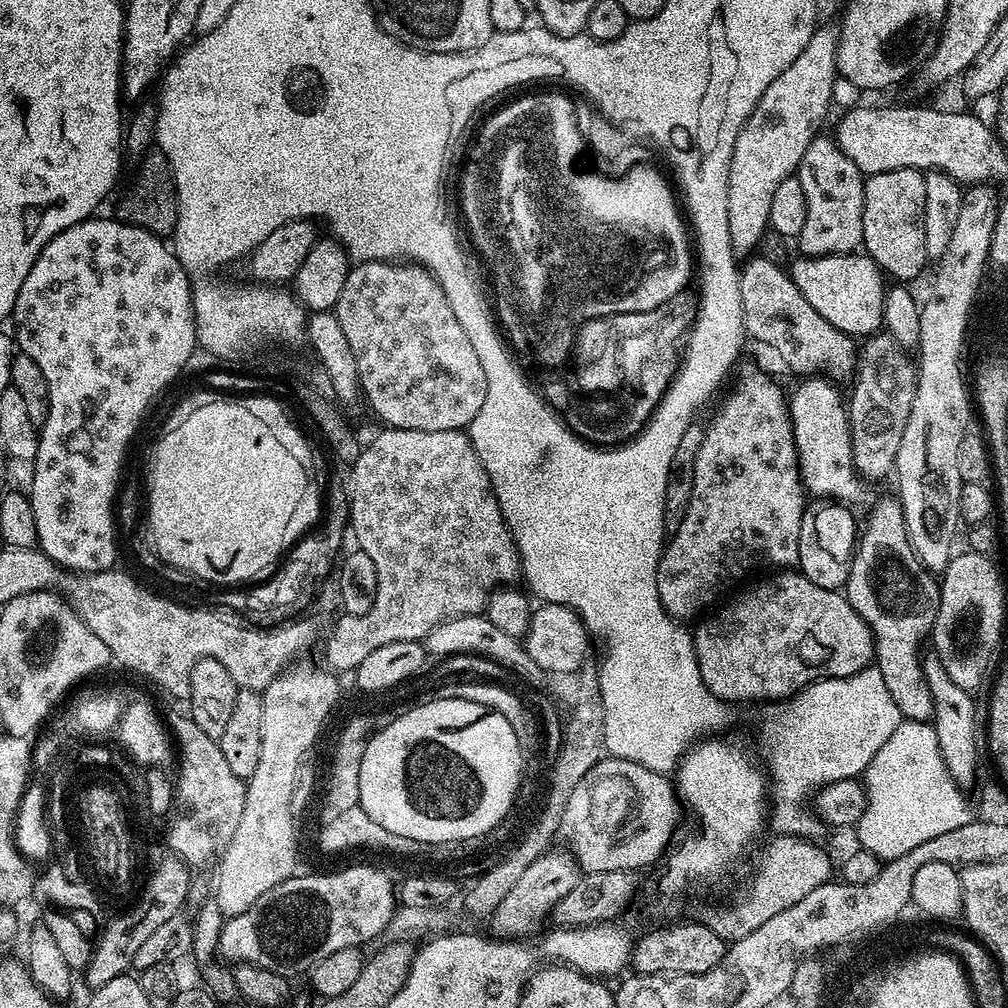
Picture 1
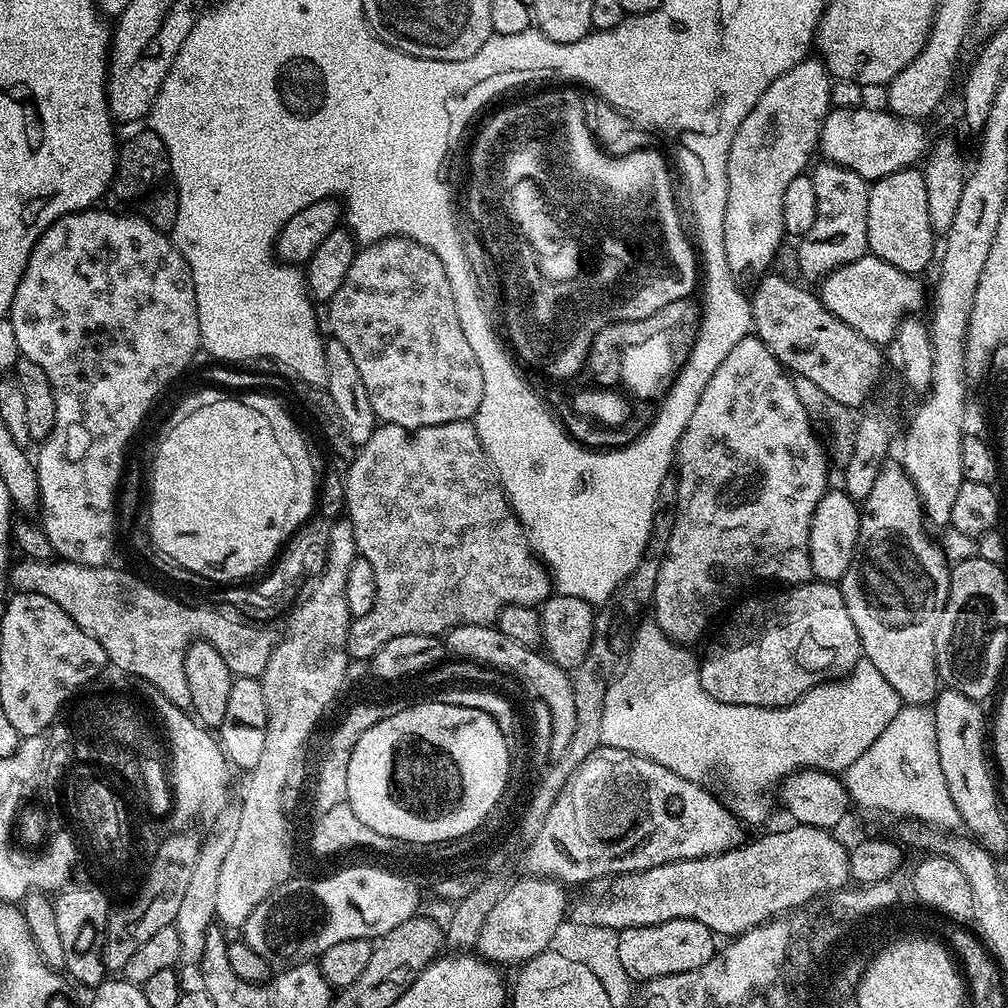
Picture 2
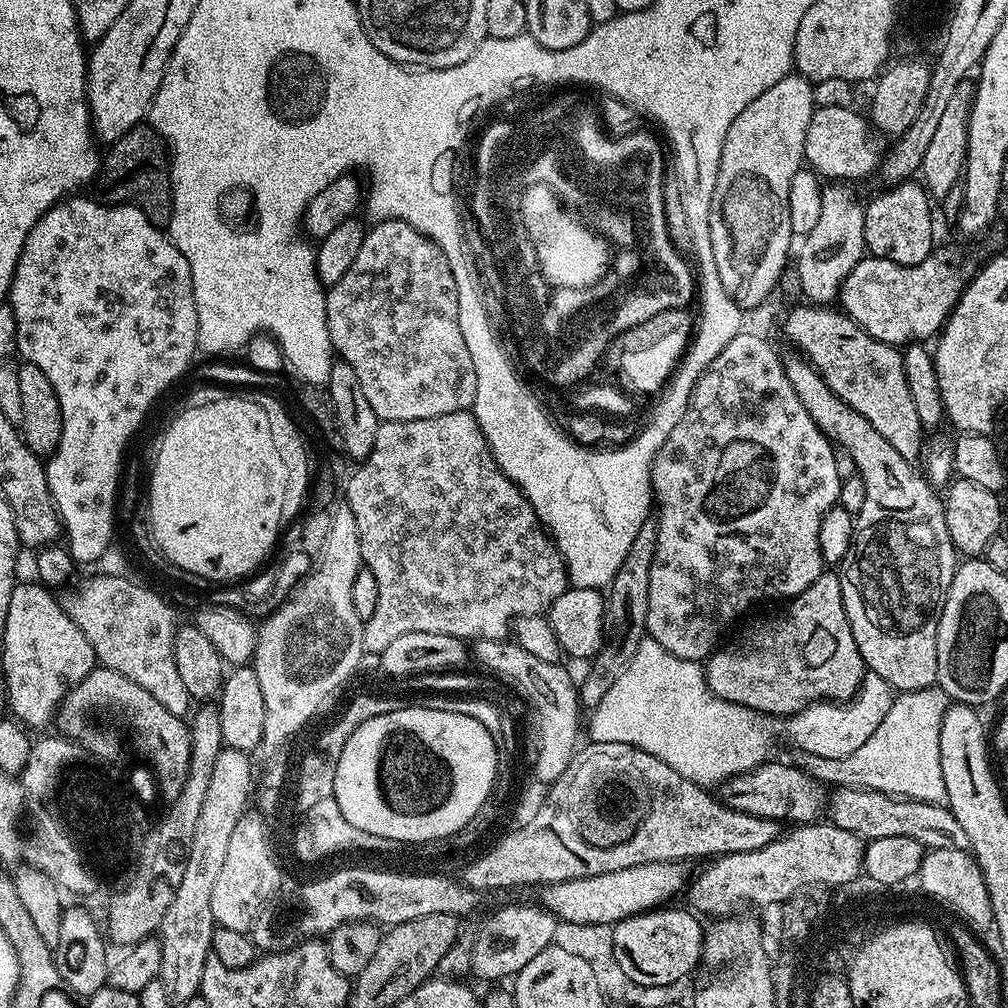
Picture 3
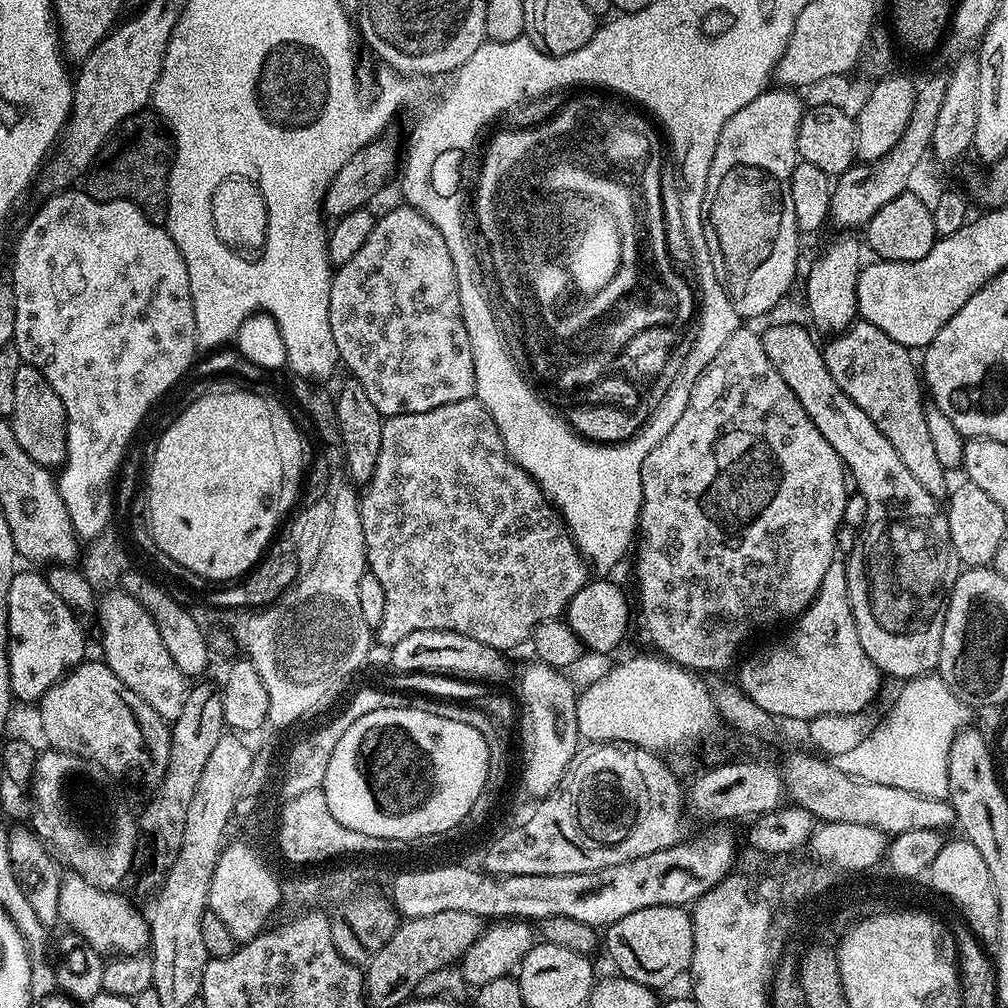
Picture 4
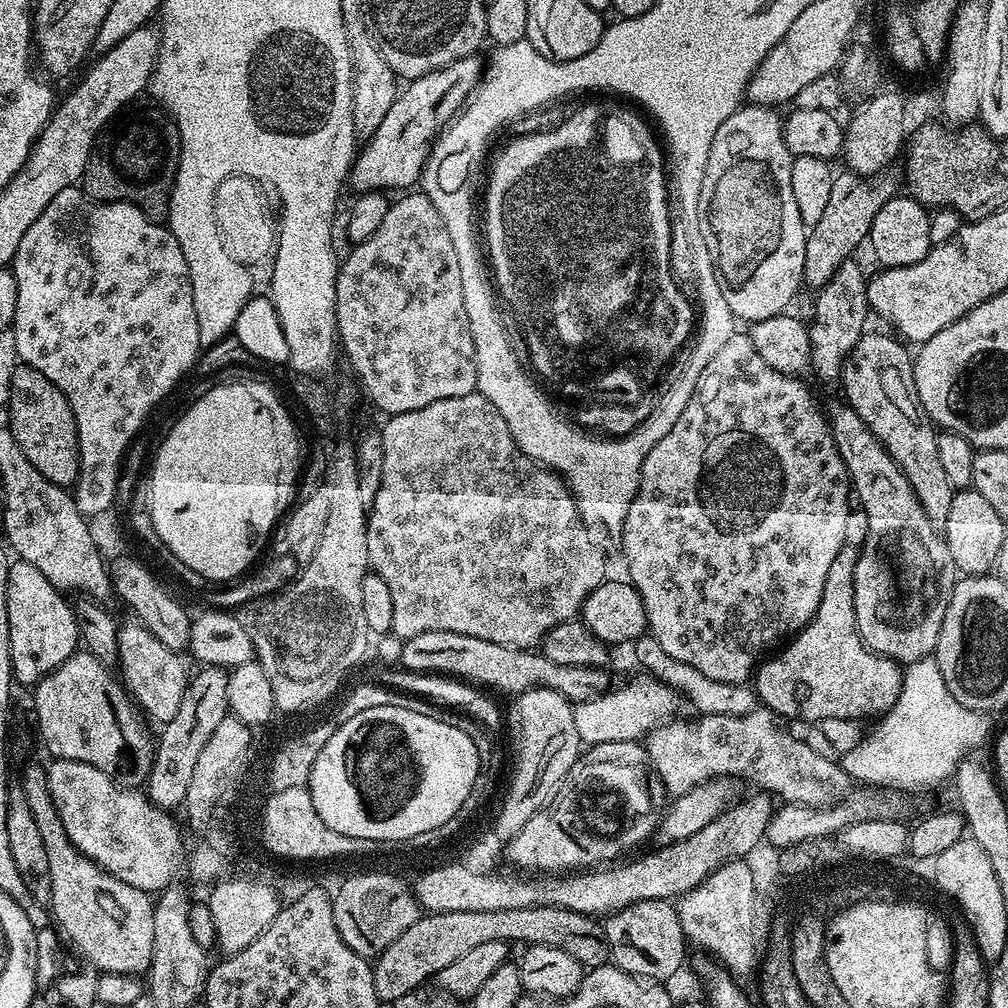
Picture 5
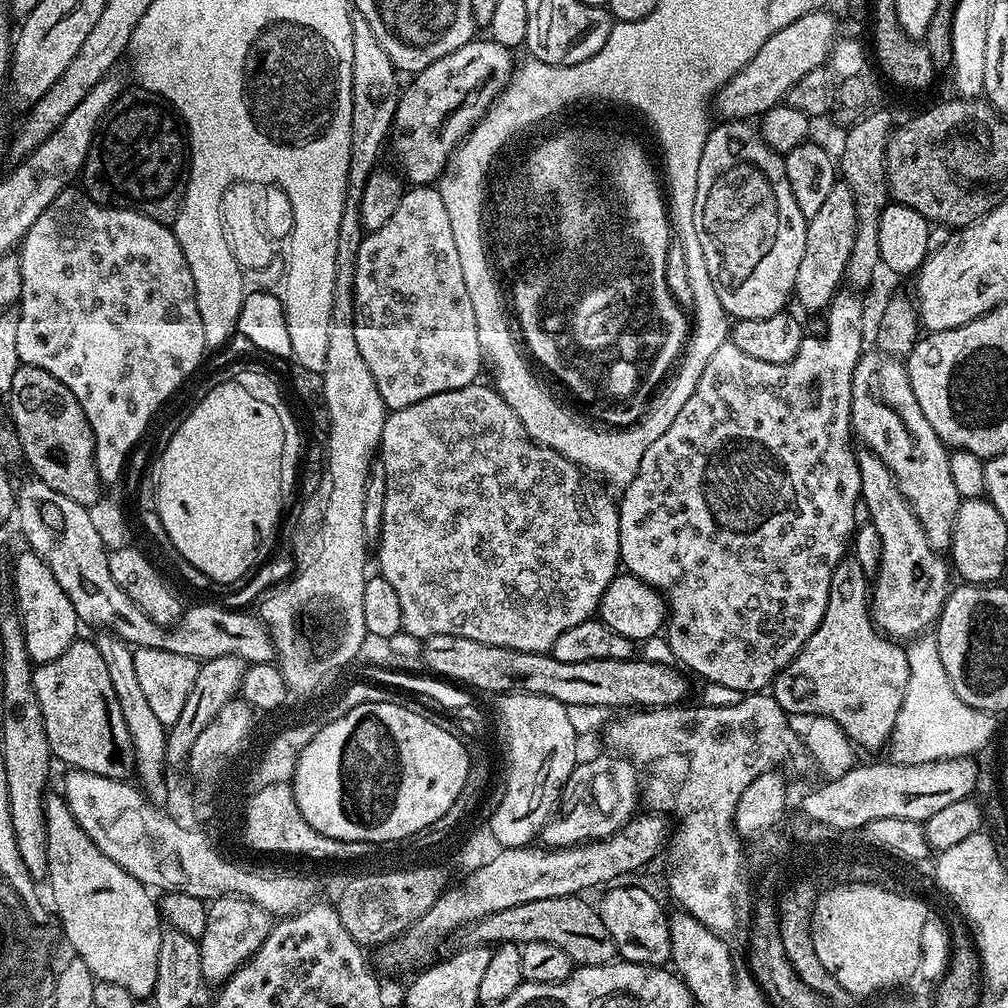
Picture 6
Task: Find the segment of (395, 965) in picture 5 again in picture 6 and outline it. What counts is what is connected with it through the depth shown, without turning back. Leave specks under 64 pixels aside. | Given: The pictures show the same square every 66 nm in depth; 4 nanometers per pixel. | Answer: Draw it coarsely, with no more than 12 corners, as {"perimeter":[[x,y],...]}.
{"perimeter":[[583,895],[486,914],[463,943],[550,942],[573,965],[611,964],[614,938]]}

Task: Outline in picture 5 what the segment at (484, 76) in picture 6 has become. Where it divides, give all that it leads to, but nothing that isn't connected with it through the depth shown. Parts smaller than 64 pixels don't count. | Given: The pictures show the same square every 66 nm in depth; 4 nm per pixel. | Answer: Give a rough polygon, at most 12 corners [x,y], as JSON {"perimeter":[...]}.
{"perimeter":[[476,54],[407,81],[357,151],[353,193],[420,184],[482,79]]}

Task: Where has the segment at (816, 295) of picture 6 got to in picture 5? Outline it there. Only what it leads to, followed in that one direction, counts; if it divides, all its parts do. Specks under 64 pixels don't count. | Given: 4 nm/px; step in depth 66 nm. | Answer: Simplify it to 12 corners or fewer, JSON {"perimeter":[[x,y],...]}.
{"perimeter":[[892,170],[837,171],[807,229],[804,284],[818,290],[897,195]]}

